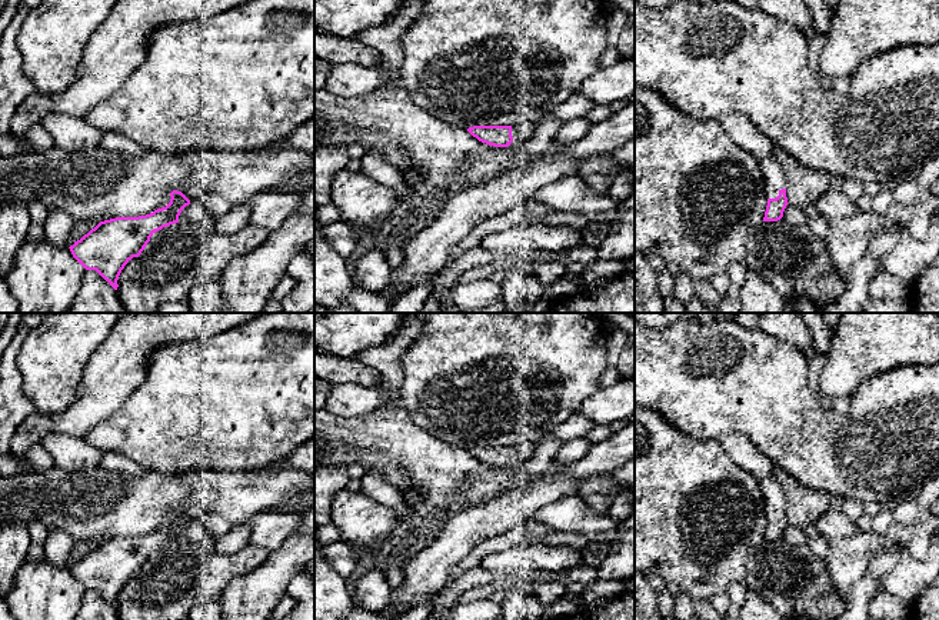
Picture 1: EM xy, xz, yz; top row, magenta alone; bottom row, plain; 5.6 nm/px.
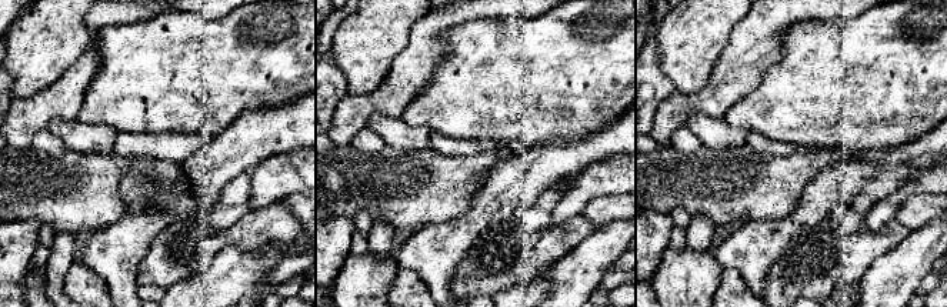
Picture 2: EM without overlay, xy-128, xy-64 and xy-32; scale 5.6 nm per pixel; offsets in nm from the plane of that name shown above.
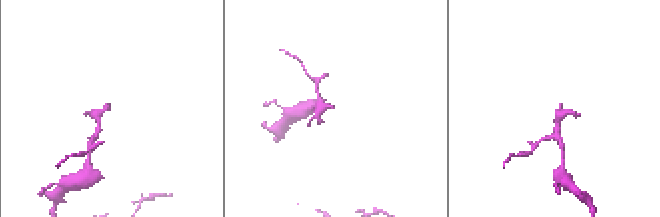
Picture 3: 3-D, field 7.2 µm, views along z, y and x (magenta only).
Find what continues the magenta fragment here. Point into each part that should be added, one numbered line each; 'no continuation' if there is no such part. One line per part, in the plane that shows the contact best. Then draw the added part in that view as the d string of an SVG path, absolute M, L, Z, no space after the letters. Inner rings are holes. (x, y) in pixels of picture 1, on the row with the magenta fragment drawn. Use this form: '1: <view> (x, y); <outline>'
1: yz (775, 179); M773 157L760 160L763 176L766 180L765 194L767 199L776 199L782 189L786 189L785 174Z

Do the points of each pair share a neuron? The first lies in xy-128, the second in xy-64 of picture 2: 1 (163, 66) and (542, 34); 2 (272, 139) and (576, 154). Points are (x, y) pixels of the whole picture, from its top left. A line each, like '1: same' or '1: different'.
1: same
2: same

